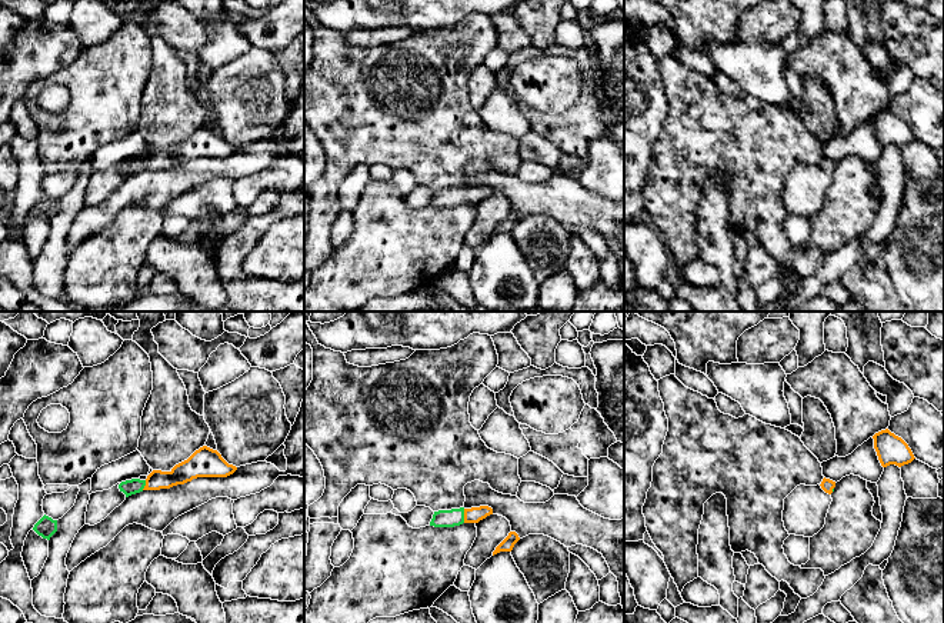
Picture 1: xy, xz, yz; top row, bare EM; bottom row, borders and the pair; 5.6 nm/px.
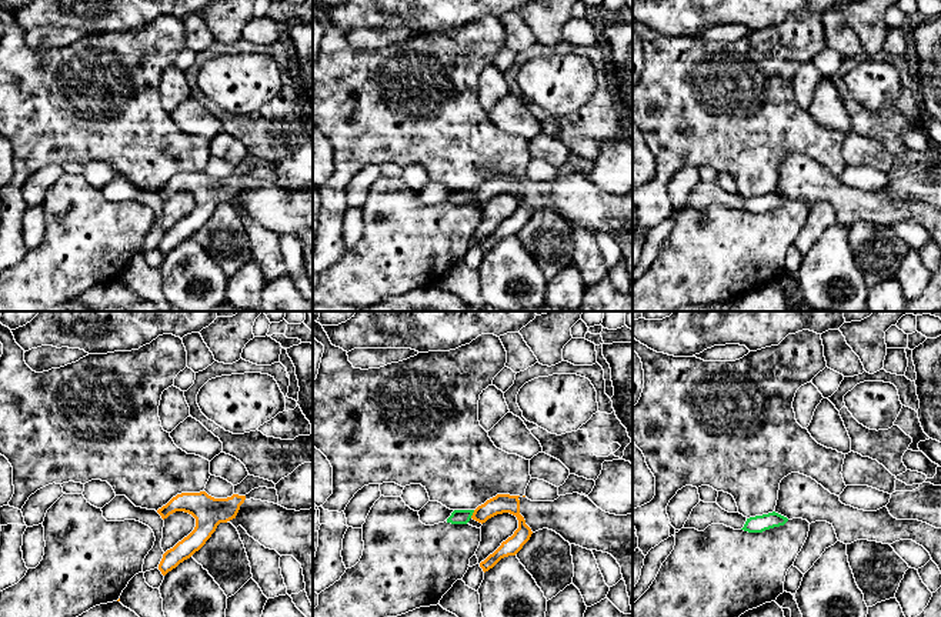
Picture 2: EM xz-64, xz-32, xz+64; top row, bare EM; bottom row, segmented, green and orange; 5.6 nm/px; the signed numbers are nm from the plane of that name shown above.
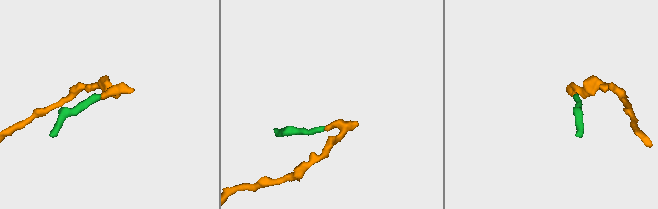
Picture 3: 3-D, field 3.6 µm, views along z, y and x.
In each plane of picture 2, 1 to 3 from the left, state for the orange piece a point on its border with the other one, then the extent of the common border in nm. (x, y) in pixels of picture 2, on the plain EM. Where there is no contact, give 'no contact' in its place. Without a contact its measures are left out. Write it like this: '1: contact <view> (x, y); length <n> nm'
1: no contact
2: contact xz-32 (471, 194); length 50 nm
3: no contact

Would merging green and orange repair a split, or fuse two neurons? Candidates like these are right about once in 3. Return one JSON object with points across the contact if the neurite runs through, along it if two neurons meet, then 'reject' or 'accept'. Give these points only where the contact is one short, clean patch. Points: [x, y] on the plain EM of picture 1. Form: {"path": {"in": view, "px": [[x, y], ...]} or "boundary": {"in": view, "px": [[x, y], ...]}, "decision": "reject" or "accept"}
{"path": {"in": "xz", "px": [[452, 197], [463, 196], [474, 195]]}, "decision": "accept"}

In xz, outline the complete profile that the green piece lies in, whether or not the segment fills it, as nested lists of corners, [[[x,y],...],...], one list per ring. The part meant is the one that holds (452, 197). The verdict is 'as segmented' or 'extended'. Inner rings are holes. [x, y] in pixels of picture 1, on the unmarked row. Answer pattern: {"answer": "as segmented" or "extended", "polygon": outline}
{"answer": "extended", "polygon": [[[488,186],[438,190],[434,191],[430,206],[454,207],[463,203],[478,203],[480,200],[486,199],[490,194],[493,194],[493,189]]]}

